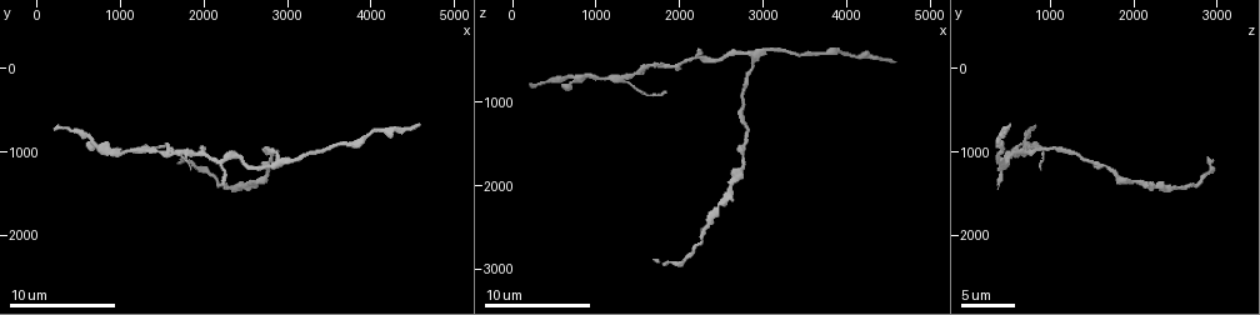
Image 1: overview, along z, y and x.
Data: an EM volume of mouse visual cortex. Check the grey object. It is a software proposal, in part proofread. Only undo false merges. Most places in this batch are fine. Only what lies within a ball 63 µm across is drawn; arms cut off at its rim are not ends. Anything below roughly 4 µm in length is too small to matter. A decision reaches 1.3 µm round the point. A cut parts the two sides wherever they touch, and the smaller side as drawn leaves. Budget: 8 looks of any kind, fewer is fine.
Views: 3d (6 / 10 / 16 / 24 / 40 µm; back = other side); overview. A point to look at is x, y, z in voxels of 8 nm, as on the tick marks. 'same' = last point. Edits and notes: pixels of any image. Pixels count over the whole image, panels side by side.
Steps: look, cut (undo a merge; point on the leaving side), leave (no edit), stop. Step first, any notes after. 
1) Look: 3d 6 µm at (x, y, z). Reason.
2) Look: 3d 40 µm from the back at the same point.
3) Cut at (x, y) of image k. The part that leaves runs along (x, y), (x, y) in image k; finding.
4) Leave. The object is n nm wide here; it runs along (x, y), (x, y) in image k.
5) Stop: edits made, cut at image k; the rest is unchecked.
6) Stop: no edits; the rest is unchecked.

Look: 3d 10 µm at (2250, 1100, 450). Small branch off a trunk.

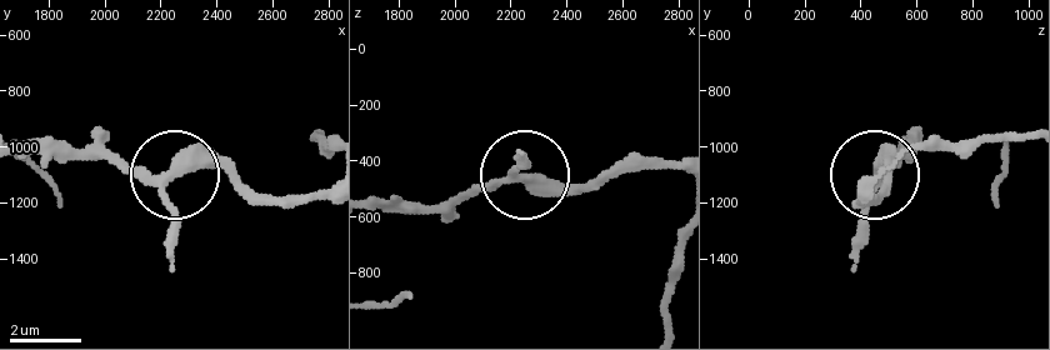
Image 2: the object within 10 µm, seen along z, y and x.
Leave. The object is 300 nm wide here; it runs along (671, 169), (609, 169), (573, 186), (501, 178), (415, 205) in image 2; continuous, no second neuron.

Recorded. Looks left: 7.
Look: 3d 16 µm at (1450, 1000, 700).

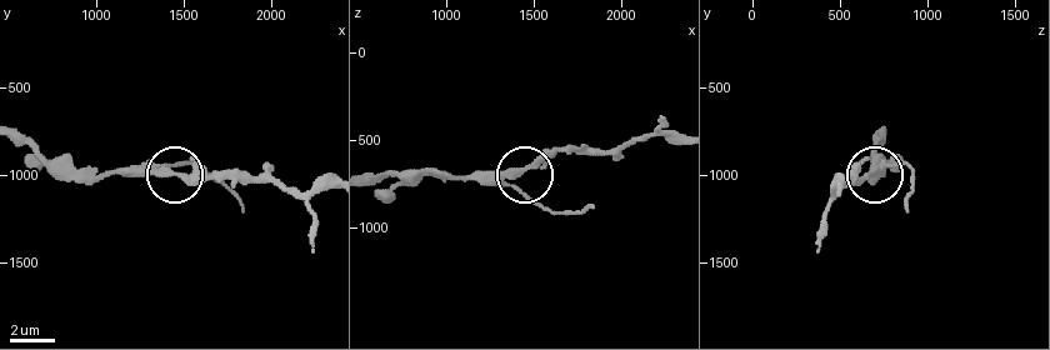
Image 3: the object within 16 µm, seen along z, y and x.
Leave. It runs along (328, 186), (300, 191), (266, 180), (100, 175) in image 3; all the same neuron.

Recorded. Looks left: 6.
Look: 3d 6 µm at (2350, 1450, 2450). Thick turns thin.

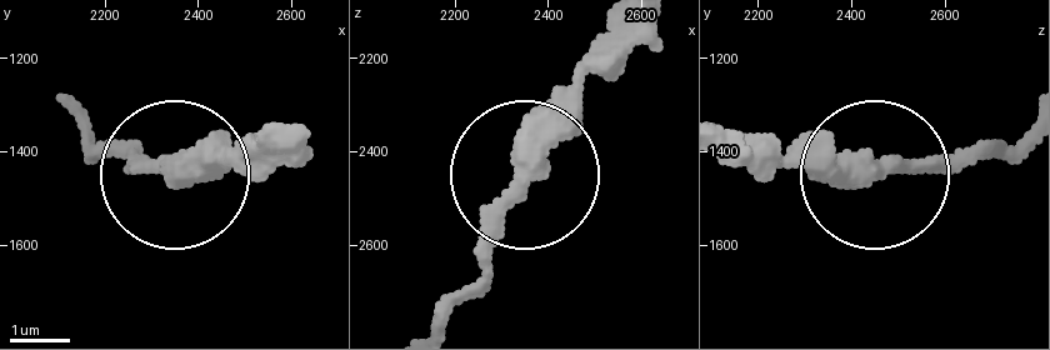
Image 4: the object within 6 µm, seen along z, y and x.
Look: 3d 6 µm from the back at (2350, 1435, 2470). From behind.

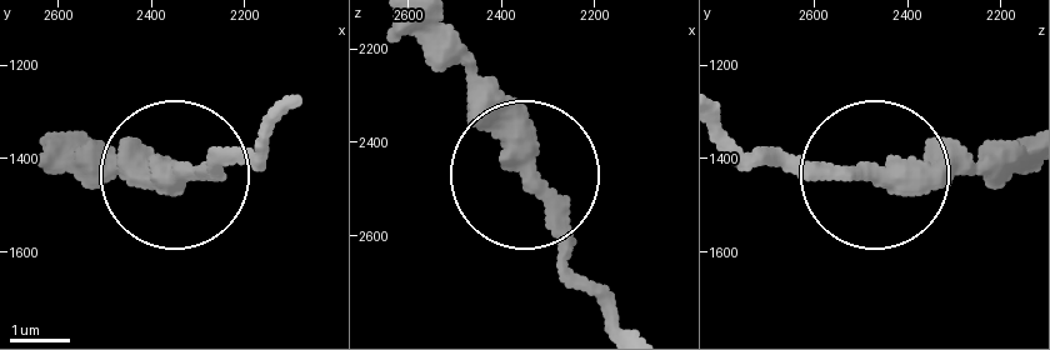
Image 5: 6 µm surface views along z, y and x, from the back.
Leave. It runs along (1020, 141), (870, 176), (741, 166) in image 5; continuous, no second neuron.

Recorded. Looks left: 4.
Look: 3d 6 µm at (2900, 1150, 450). Branch point.

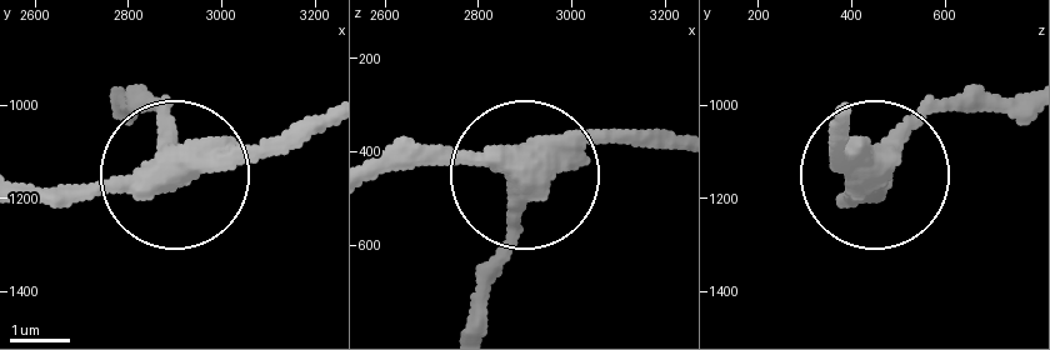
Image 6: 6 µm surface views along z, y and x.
Leave. 3 arms meet here; it runs along (151, 95), (176, 175), (325, 125) in image 6; continuous, no second neuron.

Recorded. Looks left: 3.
Stop: no edits; the rest is unchecked.

